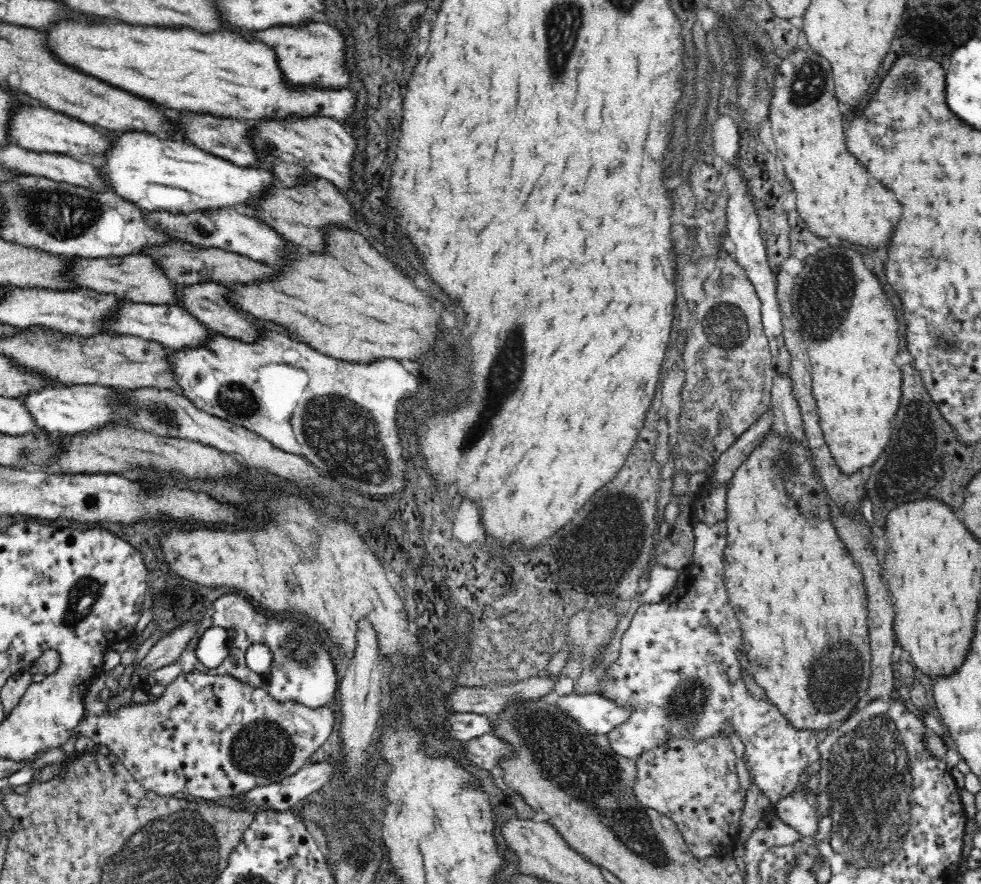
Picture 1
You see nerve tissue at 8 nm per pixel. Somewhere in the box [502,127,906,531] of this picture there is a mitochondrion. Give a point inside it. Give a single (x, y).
(835, 279)

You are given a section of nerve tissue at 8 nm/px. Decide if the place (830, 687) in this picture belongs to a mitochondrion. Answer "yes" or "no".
yes

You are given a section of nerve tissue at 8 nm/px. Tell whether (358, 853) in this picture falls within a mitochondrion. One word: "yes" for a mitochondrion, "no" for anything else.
yes

